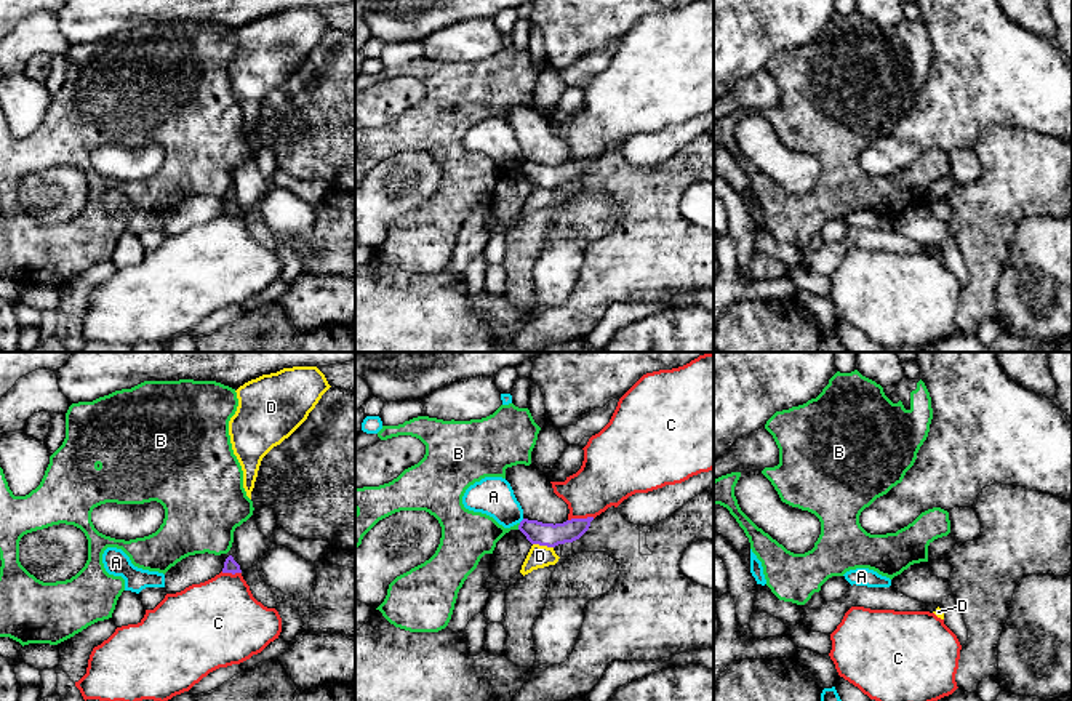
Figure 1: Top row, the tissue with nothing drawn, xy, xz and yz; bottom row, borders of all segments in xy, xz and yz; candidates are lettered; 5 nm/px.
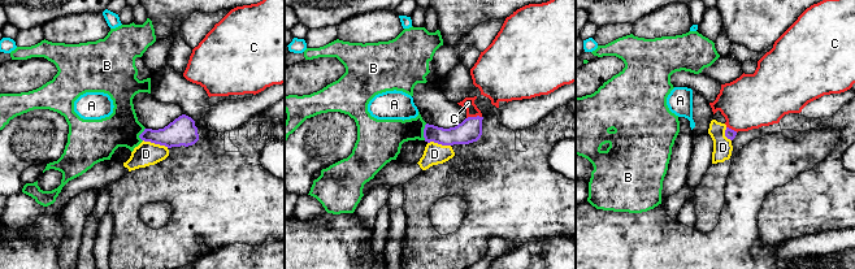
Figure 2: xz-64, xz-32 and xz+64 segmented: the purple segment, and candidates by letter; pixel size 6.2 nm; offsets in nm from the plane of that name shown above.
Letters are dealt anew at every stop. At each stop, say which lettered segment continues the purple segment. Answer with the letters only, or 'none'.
none

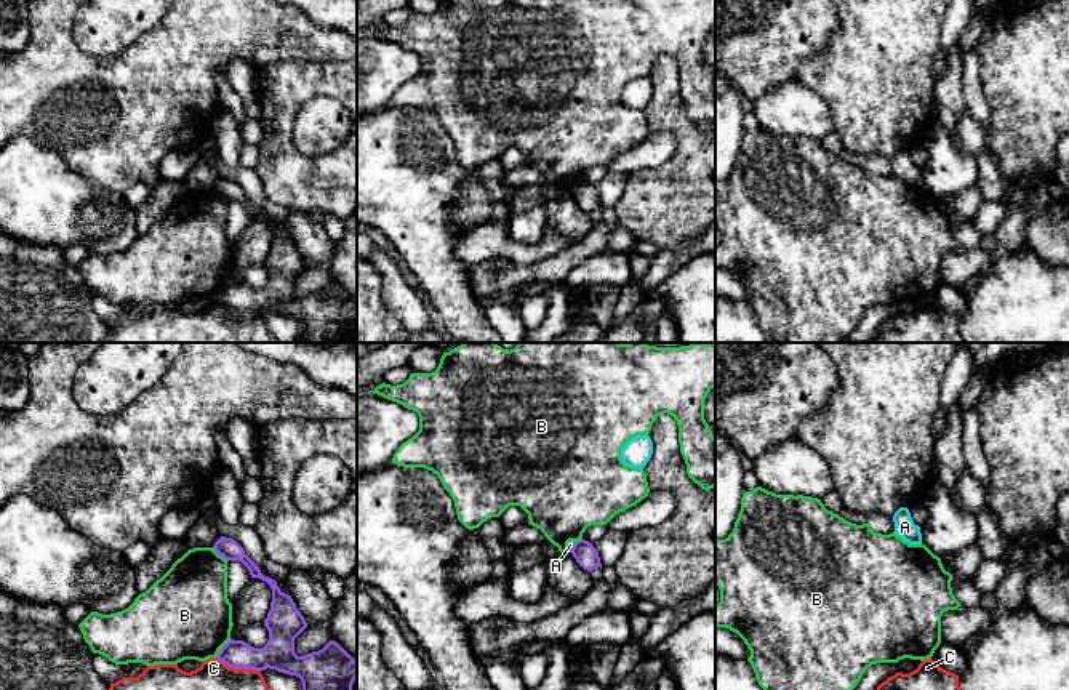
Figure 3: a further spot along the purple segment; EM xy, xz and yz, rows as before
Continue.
A

